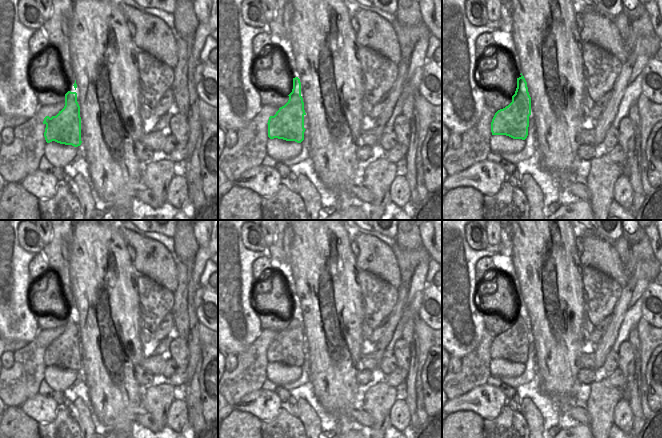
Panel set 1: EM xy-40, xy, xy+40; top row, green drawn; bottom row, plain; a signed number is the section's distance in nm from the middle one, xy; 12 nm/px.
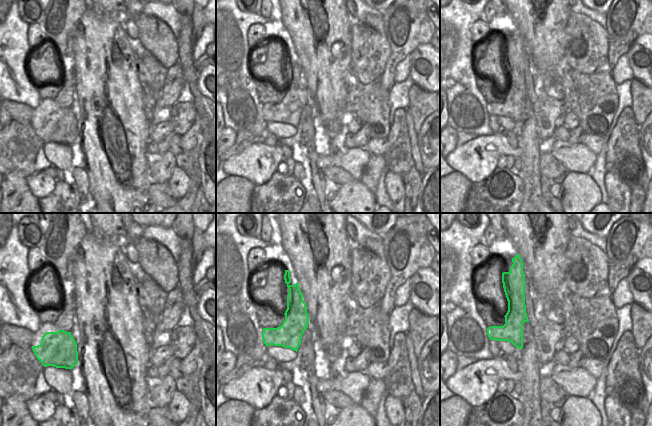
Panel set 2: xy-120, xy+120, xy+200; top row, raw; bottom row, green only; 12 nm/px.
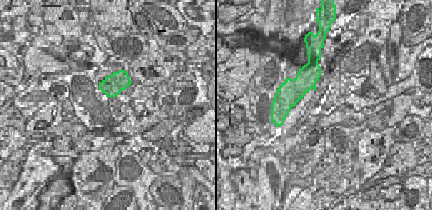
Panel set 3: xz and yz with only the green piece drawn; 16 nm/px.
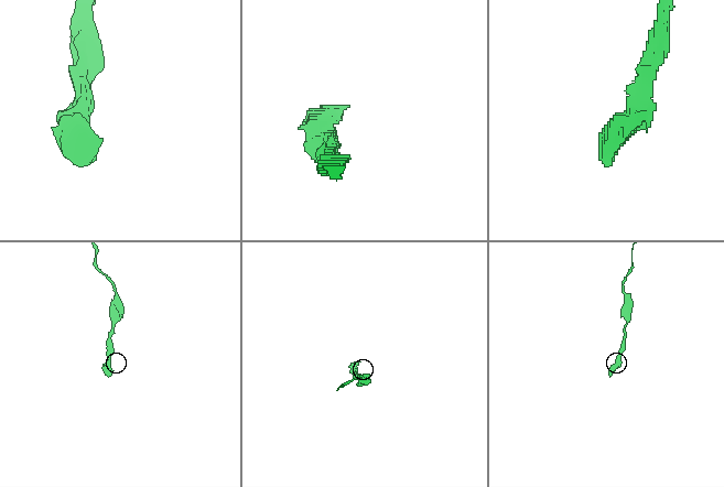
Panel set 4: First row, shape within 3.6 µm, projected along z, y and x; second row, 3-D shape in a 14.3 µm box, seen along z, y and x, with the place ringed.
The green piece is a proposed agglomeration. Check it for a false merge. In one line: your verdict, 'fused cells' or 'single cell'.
fused cells

